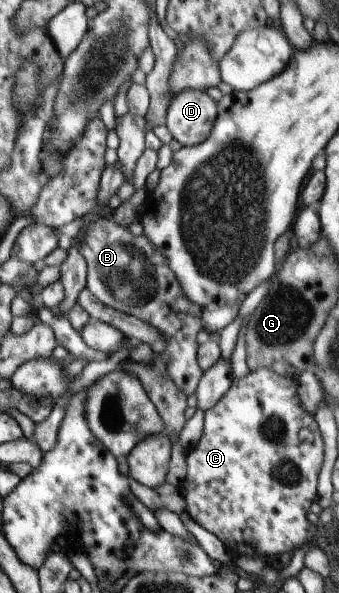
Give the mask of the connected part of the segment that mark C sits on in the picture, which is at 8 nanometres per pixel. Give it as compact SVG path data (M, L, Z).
M255 368L243 378L231 378L228 390L214 404L204 411L203 429L196 444L186 453L186 470L183 481L176 488L182 495L183 511L188 514L198 526L211 532L222 542L231 558L248 556L248 558L268 561L279 555L290 555L292 551L302 547L314 538L315 526L310 515L310 504L316 501L317 474L323 463L323 440L312 413L306 411L296 395L296 381L290 377L283 377L265 368Z

